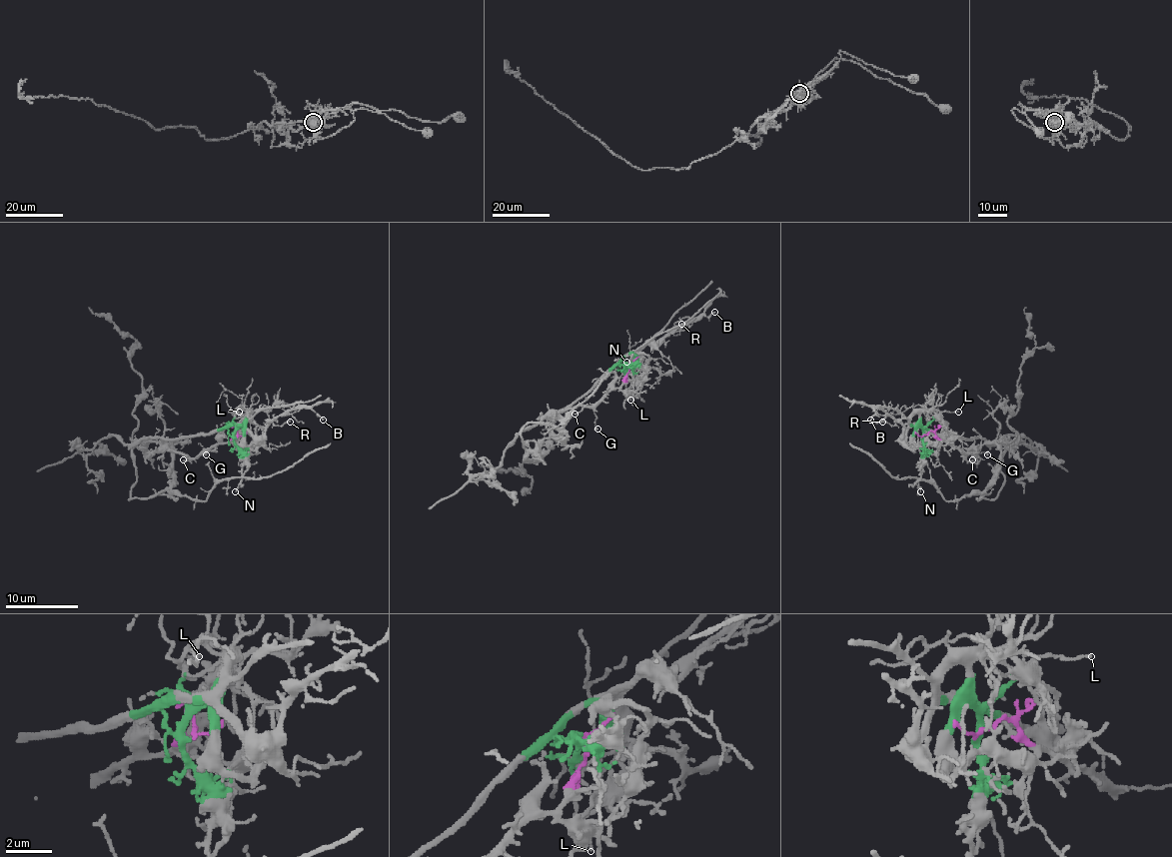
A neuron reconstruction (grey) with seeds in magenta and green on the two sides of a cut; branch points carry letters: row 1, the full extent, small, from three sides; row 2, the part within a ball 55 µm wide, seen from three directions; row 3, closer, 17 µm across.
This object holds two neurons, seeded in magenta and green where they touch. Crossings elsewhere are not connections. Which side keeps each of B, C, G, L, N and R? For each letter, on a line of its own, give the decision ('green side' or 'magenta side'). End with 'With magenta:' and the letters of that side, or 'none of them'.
B: green side
C: magenta side
G: magenta side
L: green side
N: green side
R: green side
With magenta: C, G

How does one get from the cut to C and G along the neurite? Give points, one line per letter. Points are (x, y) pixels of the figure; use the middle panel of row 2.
C: (629, 363), (627, 374), (618, 387), (610, 387), (598, 400), (575, 414)
G: (629, 363), (627, 374), (618, 387), (594, 409), (594, 425), (598, 428)

